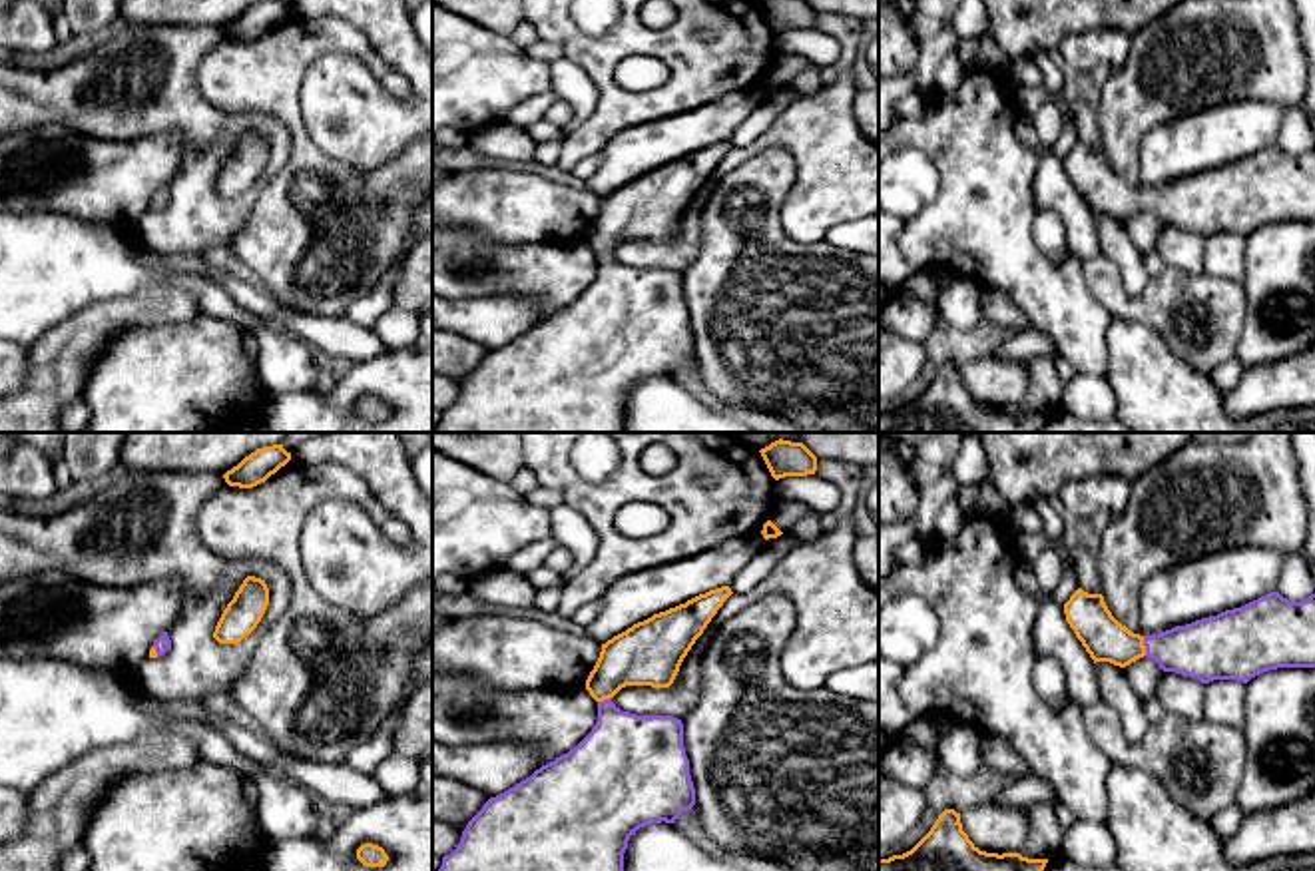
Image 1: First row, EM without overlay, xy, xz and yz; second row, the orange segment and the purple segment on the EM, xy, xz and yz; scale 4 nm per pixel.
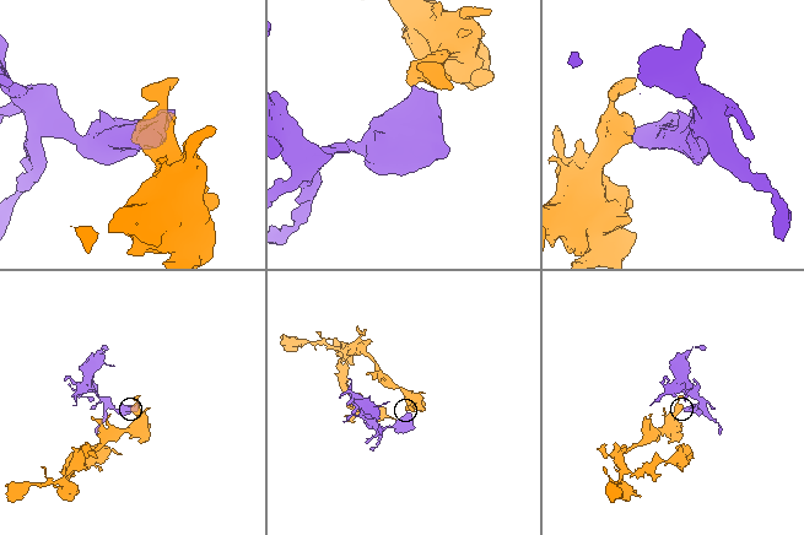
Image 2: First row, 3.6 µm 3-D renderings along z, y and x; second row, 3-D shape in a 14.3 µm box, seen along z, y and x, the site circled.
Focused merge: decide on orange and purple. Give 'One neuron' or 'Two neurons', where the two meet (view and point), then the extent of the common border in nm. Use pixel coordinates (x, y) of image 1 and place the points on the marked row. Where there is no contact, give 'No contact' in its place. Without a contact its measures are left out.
One neuron. Touches orange at yz (1144, 646). Shared border 80 nm

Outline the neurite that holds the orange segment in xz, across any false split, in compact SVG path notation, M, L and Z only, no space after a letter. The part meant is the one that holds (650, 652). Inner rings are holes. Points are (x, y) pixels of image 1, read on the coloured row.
M729 586L654 614L602 644L586 680L598 702L598 722L568 753L490 797L468 821L460 843L438 871L624 871L630 837L652 823L675 823L695 805L683 747L683 724L673 716L622 712L612 698L626 686L669 688L711 618L731 596Z

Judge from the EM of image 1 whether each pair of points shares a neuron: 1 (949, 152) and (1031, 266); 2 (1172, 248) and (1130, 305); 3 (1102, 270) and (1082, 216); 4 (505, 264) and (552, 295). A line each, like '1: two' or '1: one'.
1: one
2: two
3: two
4: one

